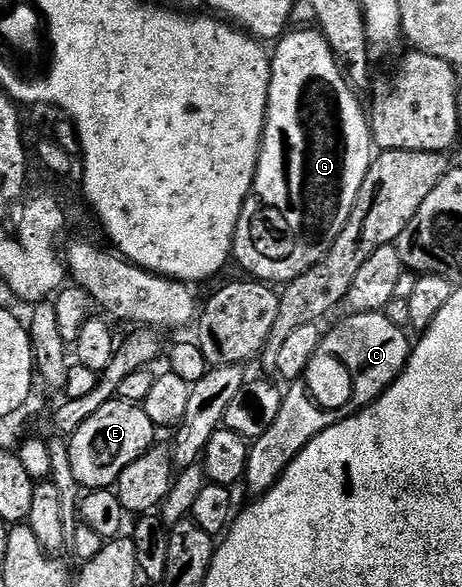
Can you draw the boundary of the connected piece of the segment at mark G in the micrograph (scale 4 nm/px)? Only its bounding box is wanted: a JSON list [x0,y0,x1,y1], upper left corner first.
[232,27,372,285]

